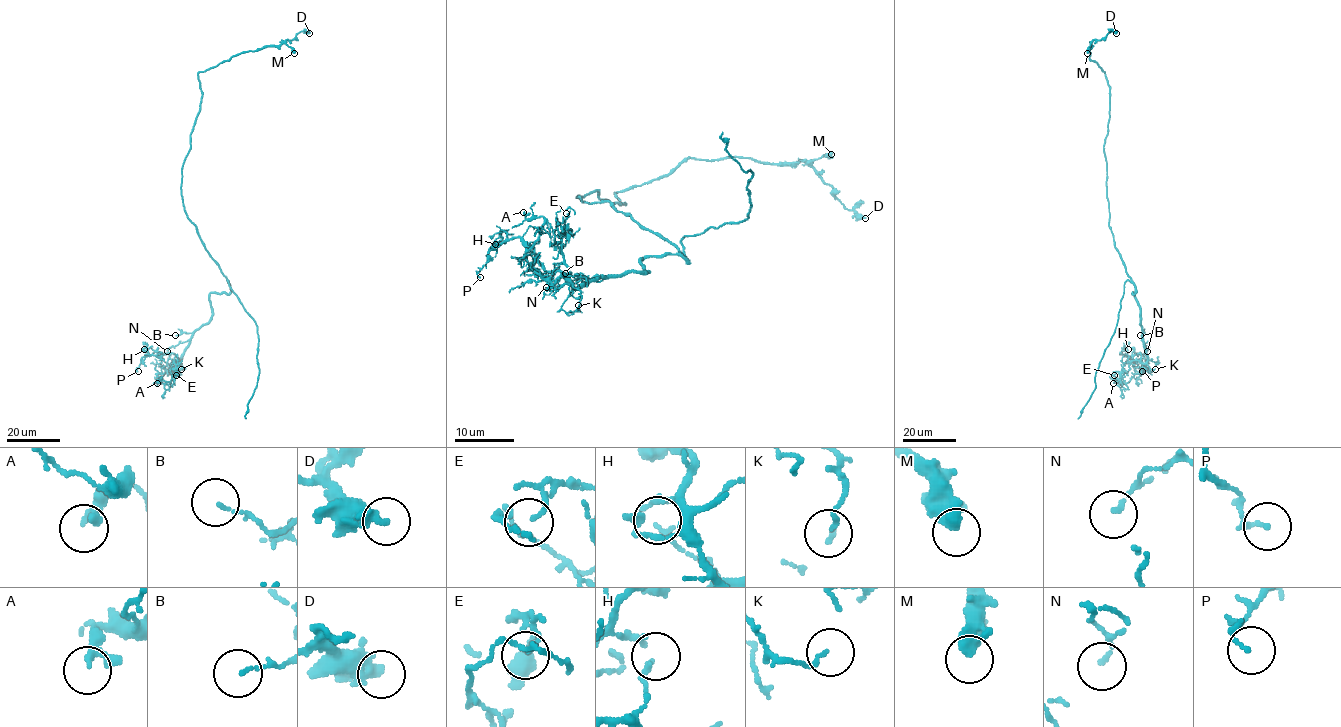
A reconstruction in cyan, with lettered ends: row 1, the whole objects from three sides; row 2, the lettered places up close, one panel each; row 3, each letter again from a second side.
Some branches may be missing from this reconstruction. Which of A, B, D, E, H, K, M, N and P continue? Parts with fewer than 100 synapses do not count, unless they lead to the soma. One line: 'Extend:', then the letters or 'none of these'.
Extend: none of these

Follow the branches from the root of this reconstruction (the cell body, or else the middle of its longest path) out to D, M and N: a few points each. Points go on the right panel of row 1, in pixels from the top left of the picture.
D: (1109, 211), (1103, 149), (1109, 85), (1089, 51), (1093, 40), (1116, 33)
M: (1109, 211), (1103, 149), (1109, 120), (1109, 85), (1105, 72), (1089, 58), (1091, 43), (1087, 53)
N: (1109, 211), (1109, 226), (1115, 248), (1134, 286), (1132, 293), (1140, 308), (1142, 339), (1147, 351)

